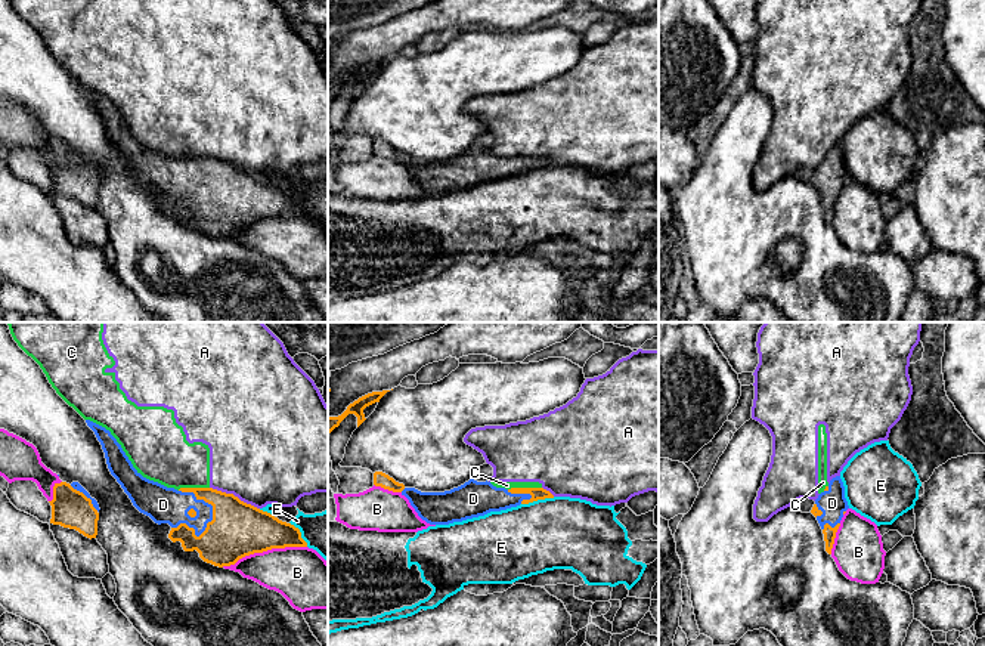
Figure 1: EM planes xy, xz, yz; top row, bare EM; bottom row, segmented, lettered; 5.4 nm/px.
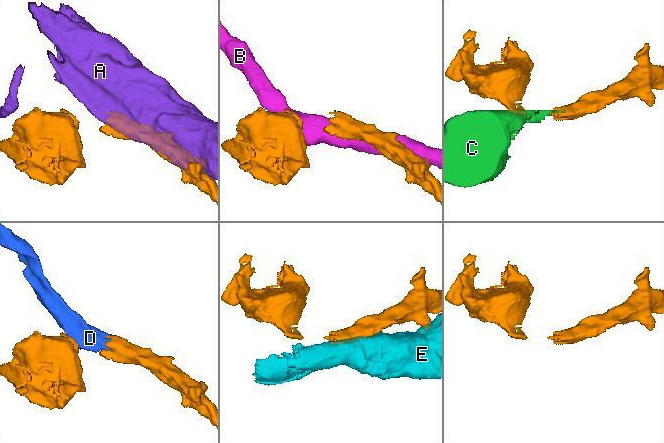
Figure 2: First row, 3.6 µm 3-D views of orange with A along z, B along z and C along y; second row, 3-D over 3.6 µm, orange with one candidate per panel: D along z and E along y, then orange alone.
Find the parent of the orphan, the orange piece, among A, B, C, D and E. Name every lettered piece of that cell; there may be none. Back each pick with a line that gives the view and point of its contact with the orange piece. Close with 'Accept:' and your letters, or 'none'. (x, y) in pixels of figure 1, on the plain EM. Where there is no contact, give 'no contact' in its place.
D: xy (211, 173)
Accept: D

